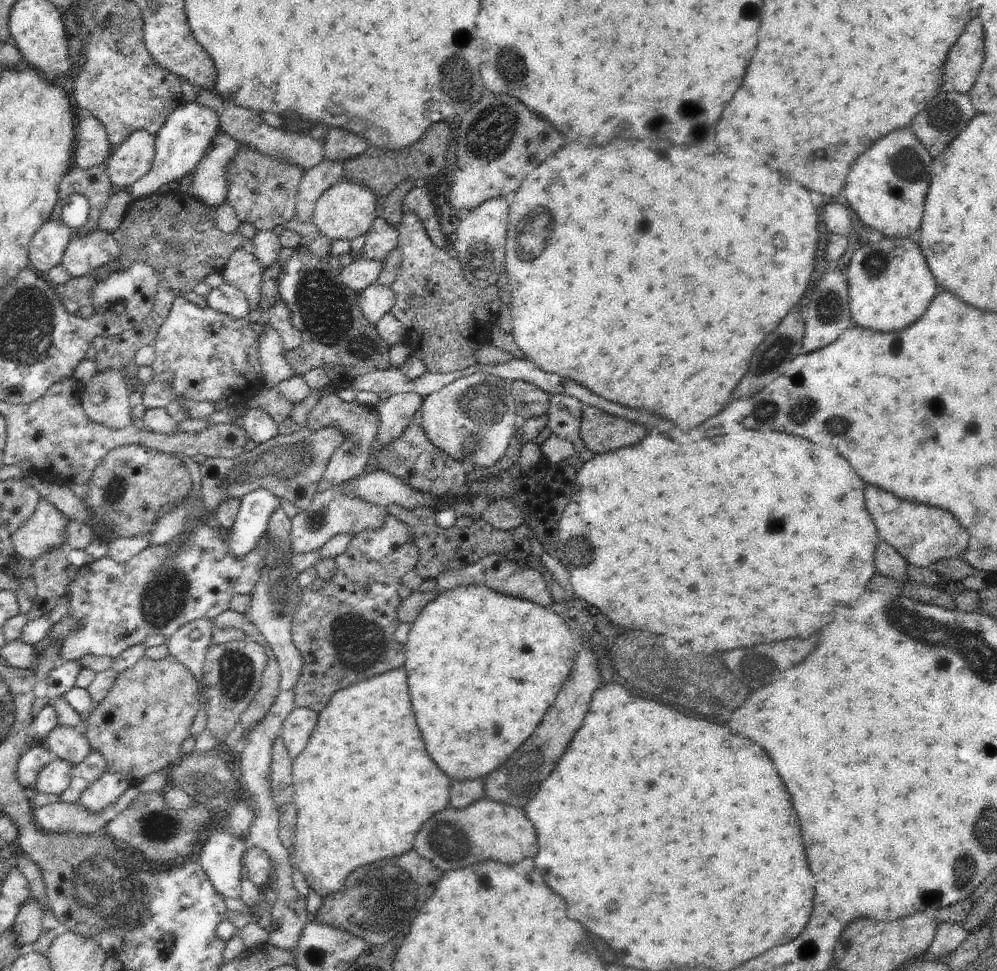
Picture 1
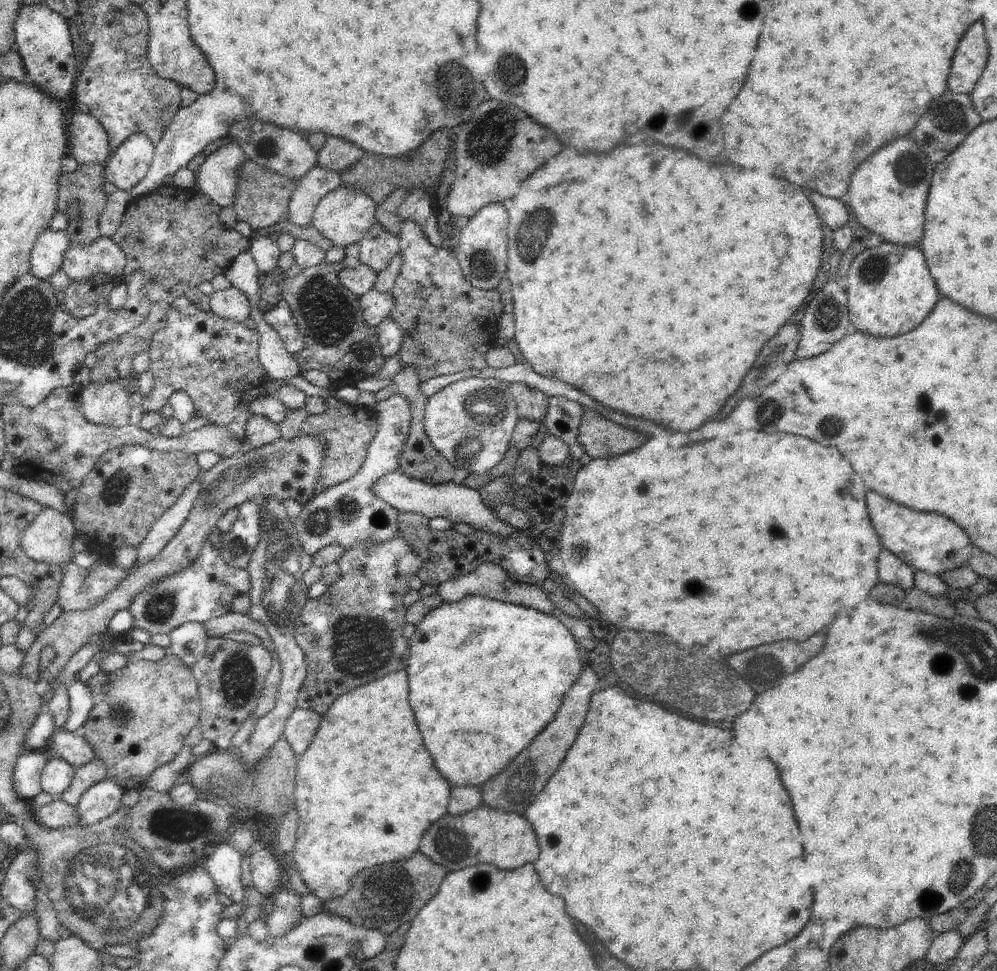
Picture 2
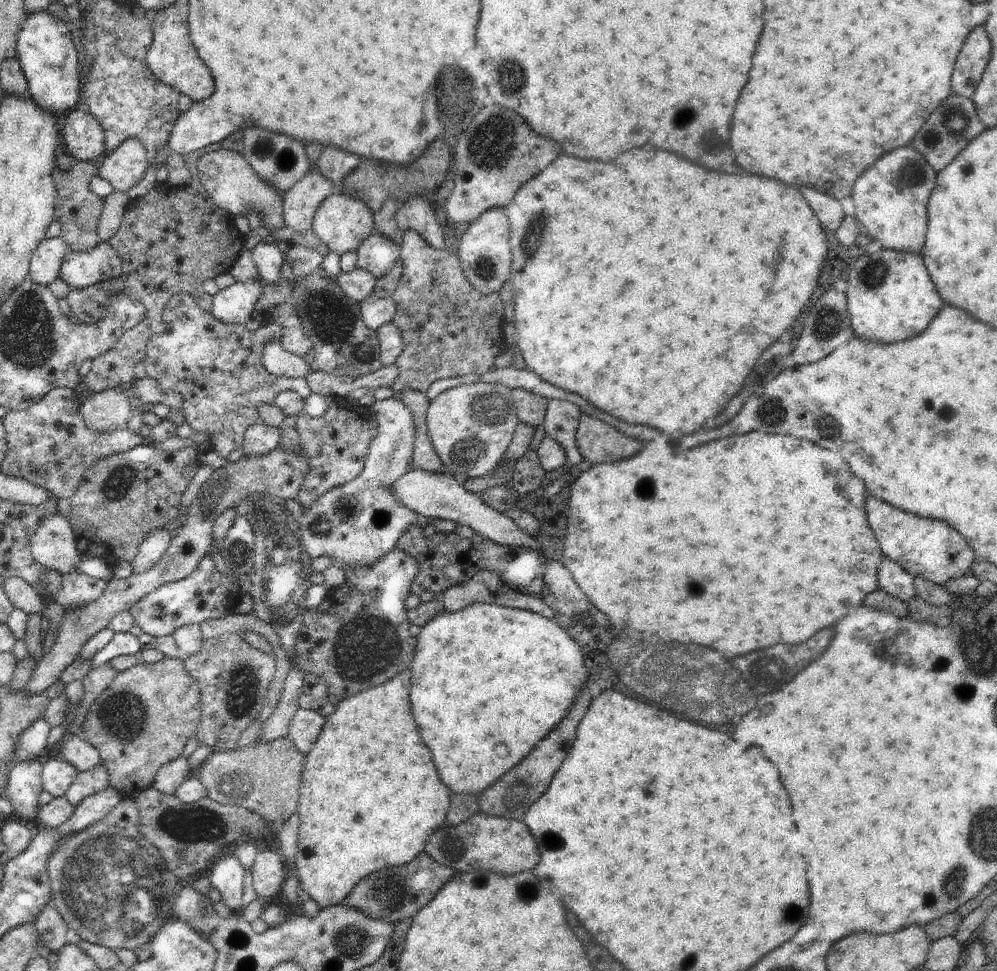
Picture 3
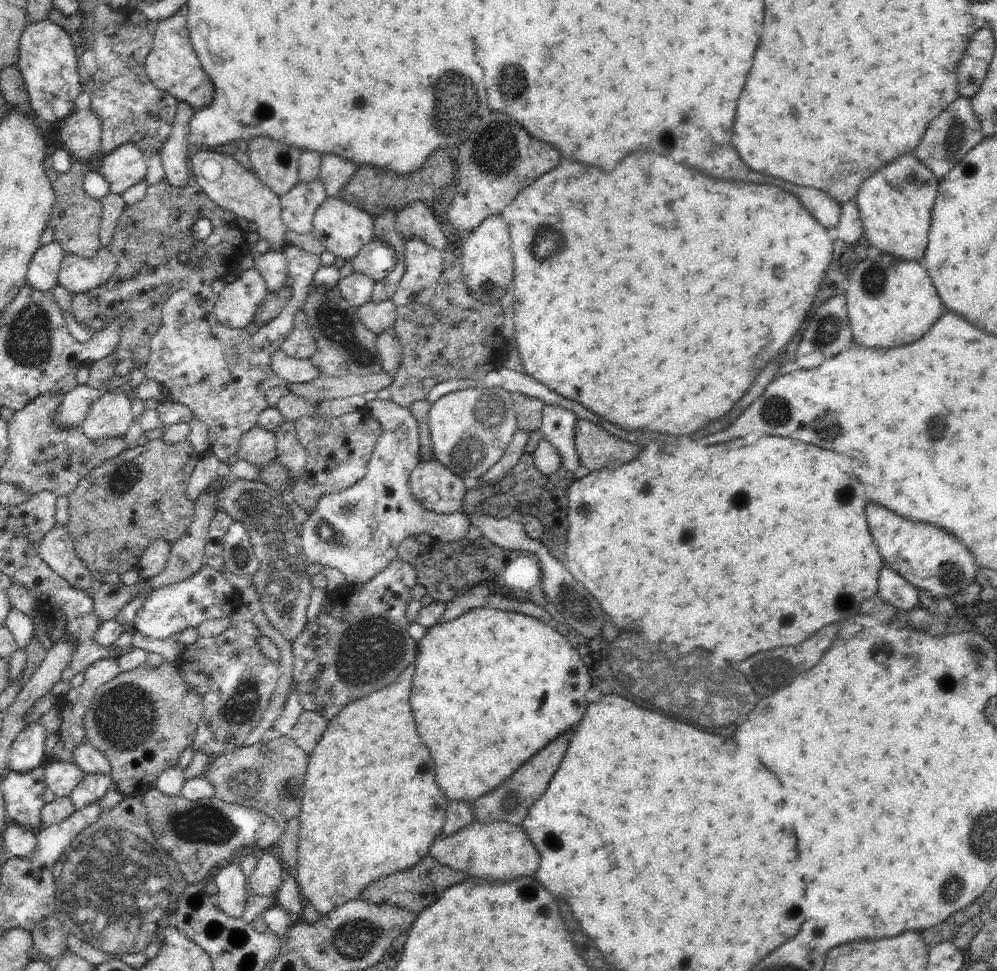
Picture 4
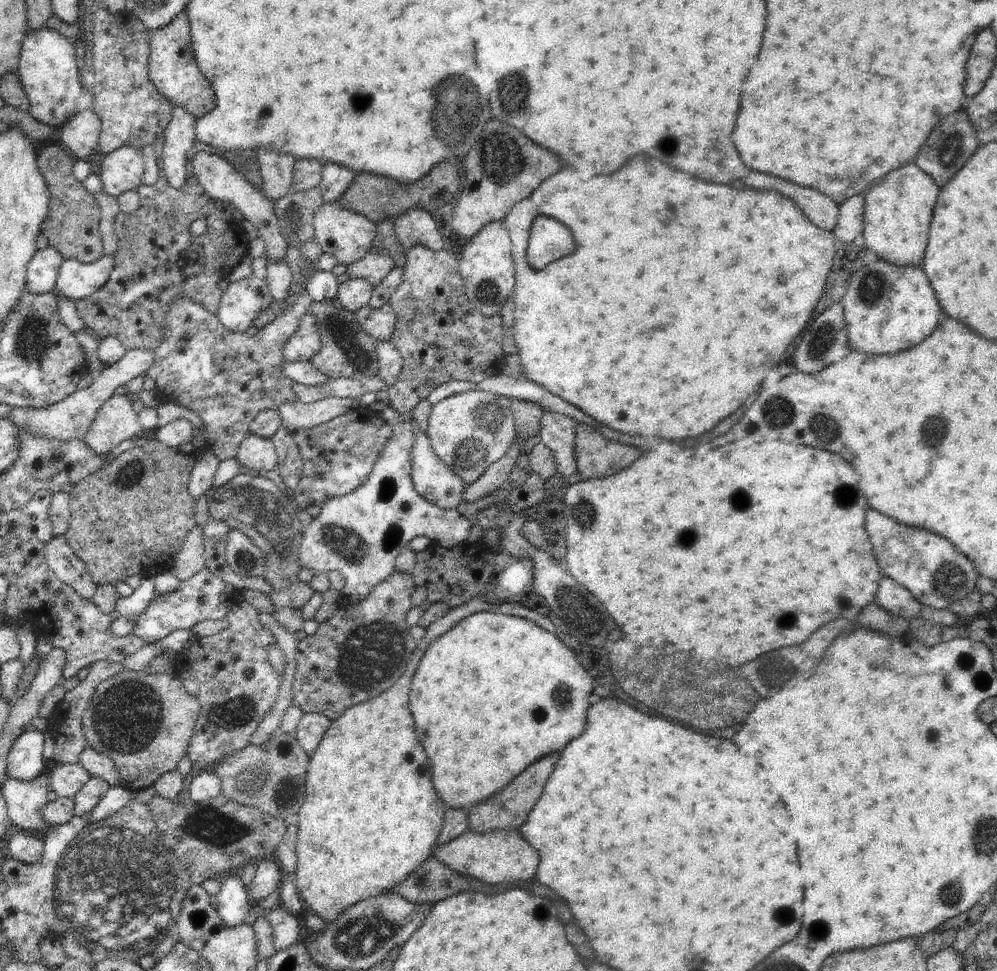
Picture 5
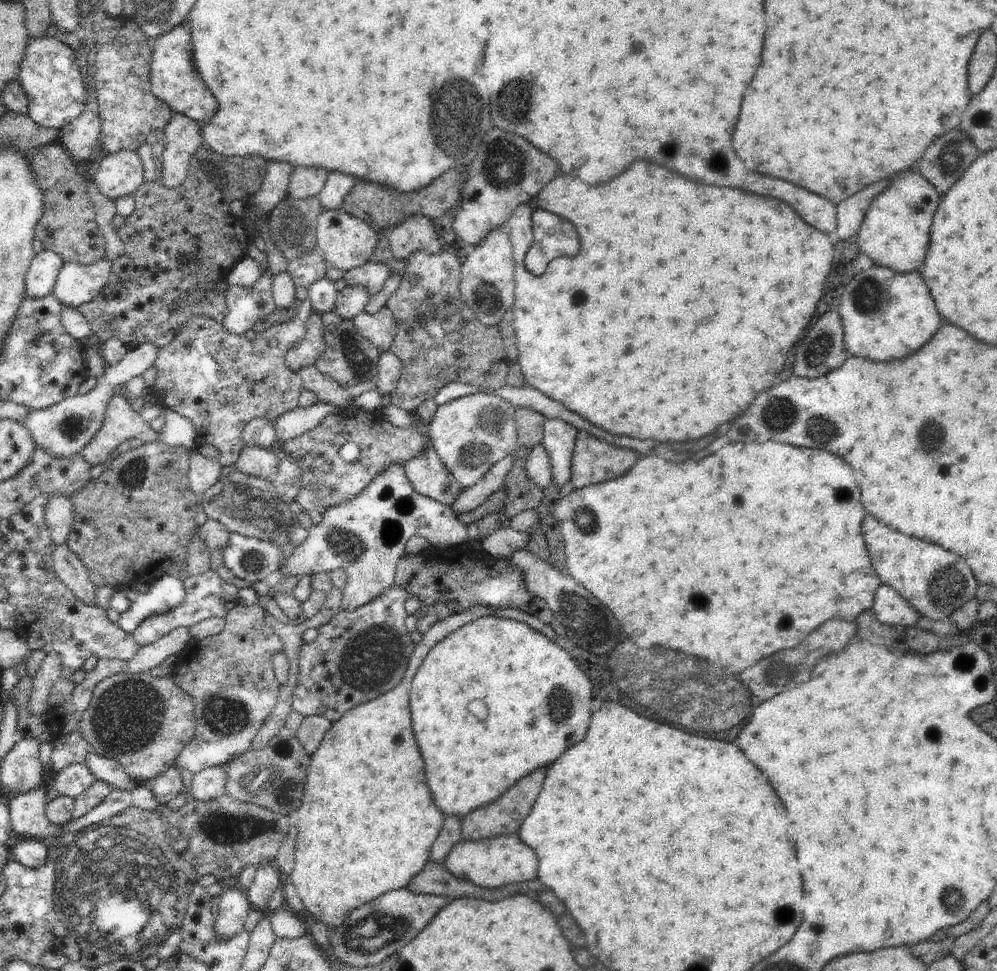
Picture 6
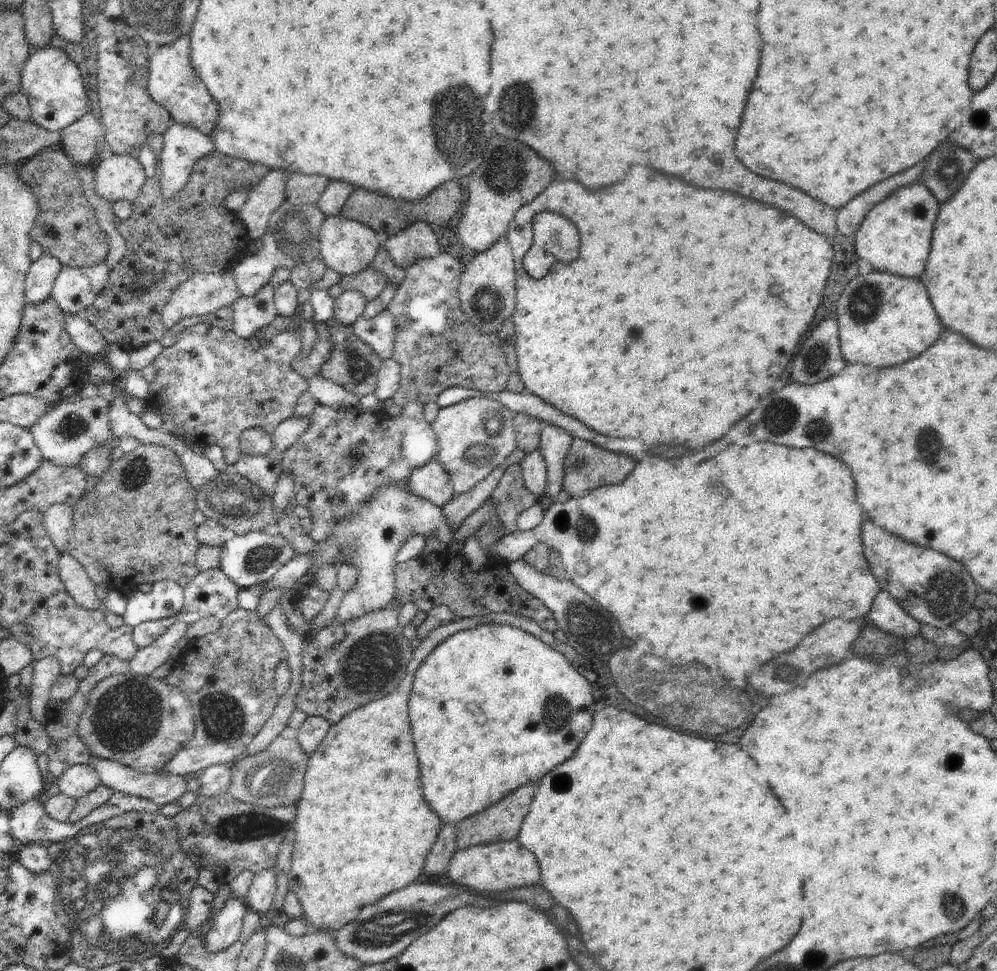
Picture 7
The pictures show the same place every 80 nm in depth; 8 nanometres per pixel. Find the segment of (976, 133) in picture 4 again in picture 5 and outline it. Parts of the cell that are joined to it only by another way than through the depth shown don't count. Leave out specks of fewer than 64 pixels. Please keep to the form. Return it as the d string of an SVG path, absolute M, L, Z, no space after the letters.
M966 109L951 114L943 120L940 126L933 129L926 144L915 158L915 163L935 180L936 186L942 188L961 168L964 168L976 151L980 147L977 132L968 120Z

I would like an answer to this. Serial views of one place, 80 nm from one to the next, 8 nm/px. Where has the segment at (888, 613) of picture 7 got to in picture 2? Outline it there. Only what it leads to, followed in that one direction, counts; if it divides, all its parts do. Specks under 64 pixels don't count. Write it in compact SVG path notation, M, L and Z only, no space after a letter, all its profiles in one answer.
M884 549L879 554L878 562L878 580L880 583L890 585L896 590L909 591L915 586L914 568L909 567L892 554L888 549Z

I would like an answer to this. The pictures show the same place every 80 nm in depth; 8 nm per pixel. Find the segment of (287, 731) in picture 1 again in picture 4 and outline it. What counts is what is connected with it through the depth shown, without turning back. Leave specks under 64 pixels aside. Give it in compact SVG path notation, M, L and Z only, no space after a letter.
M303 710L289 736L309 756L328 728L328 722L319 713Z

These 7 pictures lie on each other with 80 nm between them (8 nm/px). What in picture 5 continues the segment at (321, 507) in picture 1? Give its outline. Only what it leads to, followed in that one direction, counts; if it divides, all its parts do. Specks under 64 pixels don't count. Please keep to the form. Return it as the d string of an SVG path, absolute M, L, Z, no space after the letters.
M376 400L373 404L370 404L369 409L374 411L380 418L384 418L387 421L388 426L392 426L392 436L386 440L386 446L382 448L382 452L380 452L380 458L376 460L376 464L372 468L372 472L370 472L370 476L368 476L368 480L362 484L362 486L358 486L356 490L352 490L349 494L346 494L342 497L332 496L326 504L322 506L320 514L314 518L314 520L310 523L306 530L302 534L302 544L299 551L299 560L300 566L302 569L309 568L310 570L314 570L316 573L328 573L332 570L339 571L343 578L346 581L346 588L342 591L342 593L348 595L348 602L350 604L358 604L358 602L362 602L370 592L372 592L372 588L376 588L376 584L380 584L380 582L384 582L392 572L395 570L395 561L398 557L398 554L402 552L402 548L407 546L414 538L417 536L426 536L430 539L431 543L438 544L446 549L452 549L454 546L458 546L458 544L462 544L462 542L467 542L469 538L470 531L472 530L474 520L470 520L466 518L466 516L462 516L458 509L450 509L450 510L442 510L442 508L438 508L436 504L430 504L420 496L420 494L416 493L414 486L411 482L411 470L412 470L412 459L411 452L414 450L414 443L416 441L415 435L413 432L412 426L412 417L409 414L400 414L398 410L395 410L388 403L384 404L384 402L380 402Z

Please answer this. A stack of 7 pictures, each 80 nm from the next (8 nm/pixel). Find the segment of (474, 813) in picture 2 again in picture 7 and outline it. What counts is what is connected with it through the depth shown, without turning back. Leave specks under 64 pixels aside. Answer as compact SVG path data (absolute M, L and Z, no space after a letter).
M517 839L470 846L470 848L464 848L464 850L457 849L454 852L454 856L452 856L447 876L456 884L468 886L473 892L501 892L514 888L524 888L524 886L534 886L534 884L540 883L540 870L536 856L528 848L524 848Z

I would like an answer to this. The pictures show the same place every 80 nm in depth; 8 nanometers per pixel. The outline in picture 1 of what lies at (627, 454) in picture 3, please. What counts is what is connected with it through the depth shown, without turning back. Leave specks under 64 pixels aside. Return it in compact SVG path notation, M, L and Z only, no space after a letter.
M586 406L581 422L580 434L585 448L594 455L634 446L648 436L644 426L608 414L596 406Z

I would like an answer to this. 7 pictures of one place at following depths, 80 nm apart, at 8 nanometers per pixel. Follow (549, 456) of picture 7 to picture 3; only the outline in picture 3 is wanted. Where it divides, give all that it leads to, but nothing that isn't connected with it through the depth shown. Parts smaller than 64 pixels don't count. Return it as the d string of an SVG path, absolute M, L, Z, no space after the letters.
M549 400L544 427L546 436L554 439L564 449L567 462L578 467L583 456L576 444L576 431L583 412L571 402Z

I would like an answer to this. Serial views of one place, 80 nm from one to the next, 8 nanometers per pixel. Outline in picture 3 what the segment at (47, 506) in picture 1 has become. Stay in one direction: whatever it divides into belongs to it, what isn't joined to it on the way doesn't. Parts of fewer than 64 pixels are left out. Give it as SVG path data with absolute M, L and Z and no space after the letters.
M58 512L40 520L40 524L34 530L34 534L30 534L27 537L27 544L29 545L29 557L33 557L36 562L46 566L48 569L55 569L61 575L80 570L81 557L77 551L77 543L74 532L72 532L72 526L67 518L64 518Z

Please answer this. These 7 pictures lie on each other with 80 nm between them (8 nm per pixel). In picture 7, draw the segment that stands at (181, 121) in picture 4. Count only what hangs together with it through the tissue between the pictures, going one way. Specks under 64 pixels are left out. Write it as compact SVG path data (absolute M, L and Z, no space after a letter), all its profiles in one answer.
M172 122L164 136L164 147L160 160L160 186L166 198L176 196L189 181L192 168L207 149L216 151L214 142L190 126Z

